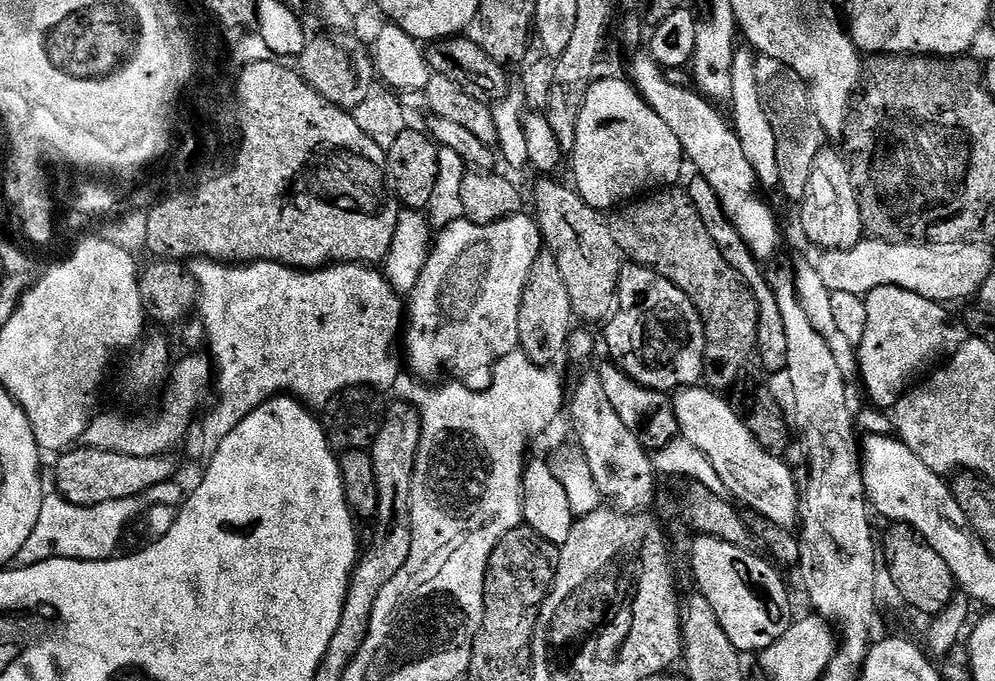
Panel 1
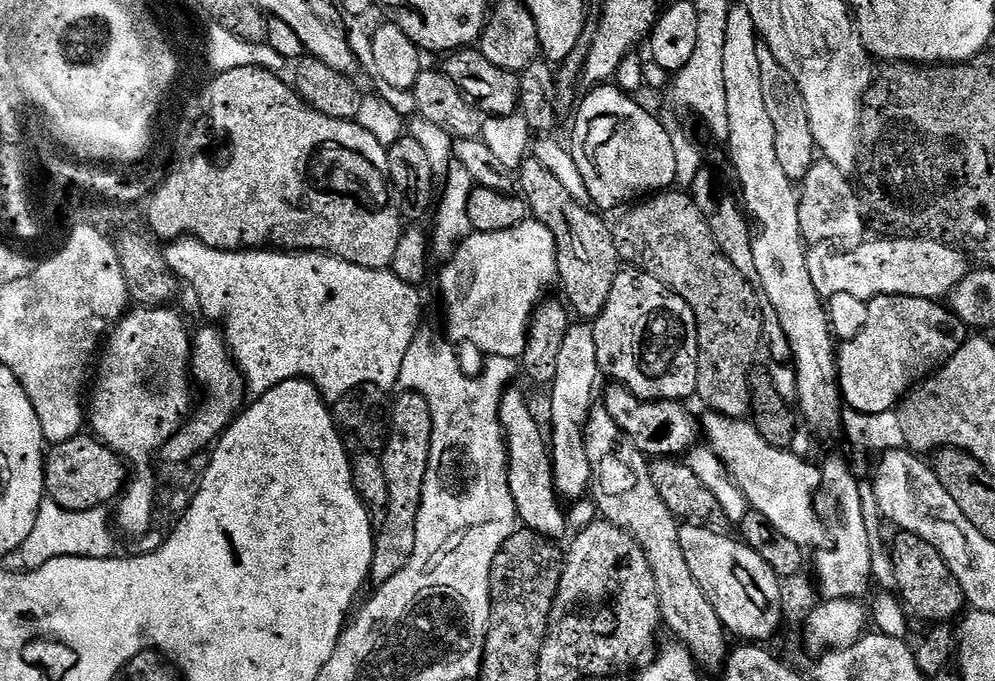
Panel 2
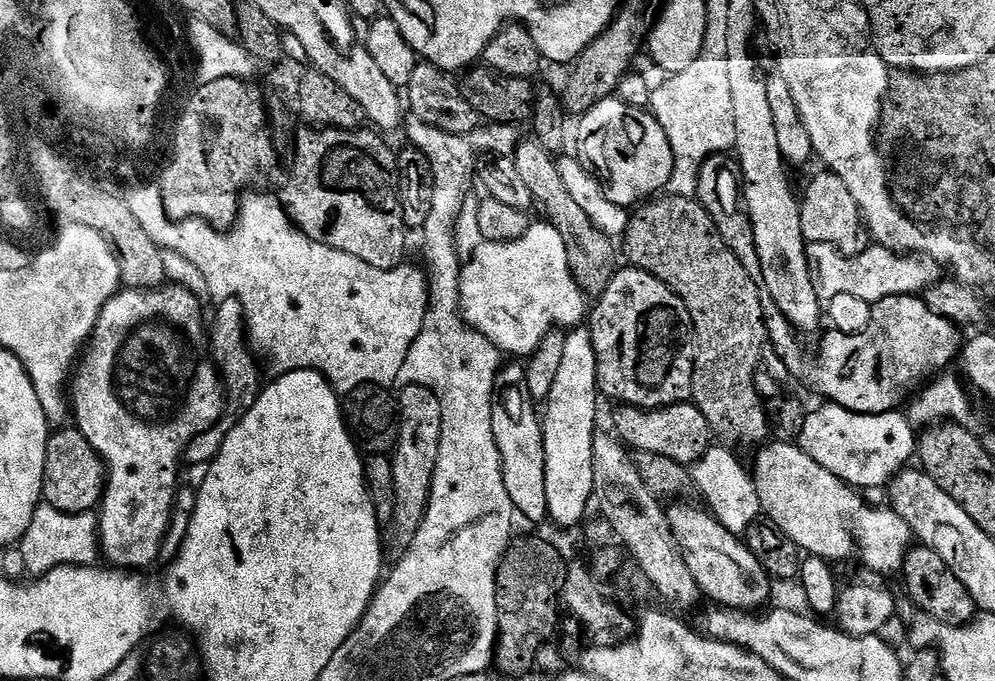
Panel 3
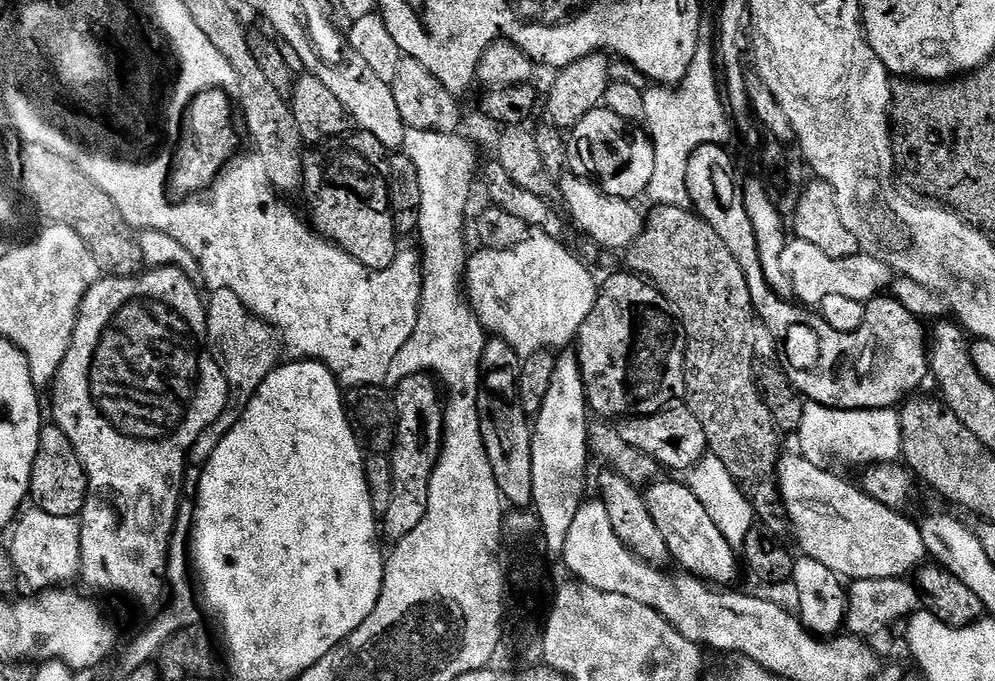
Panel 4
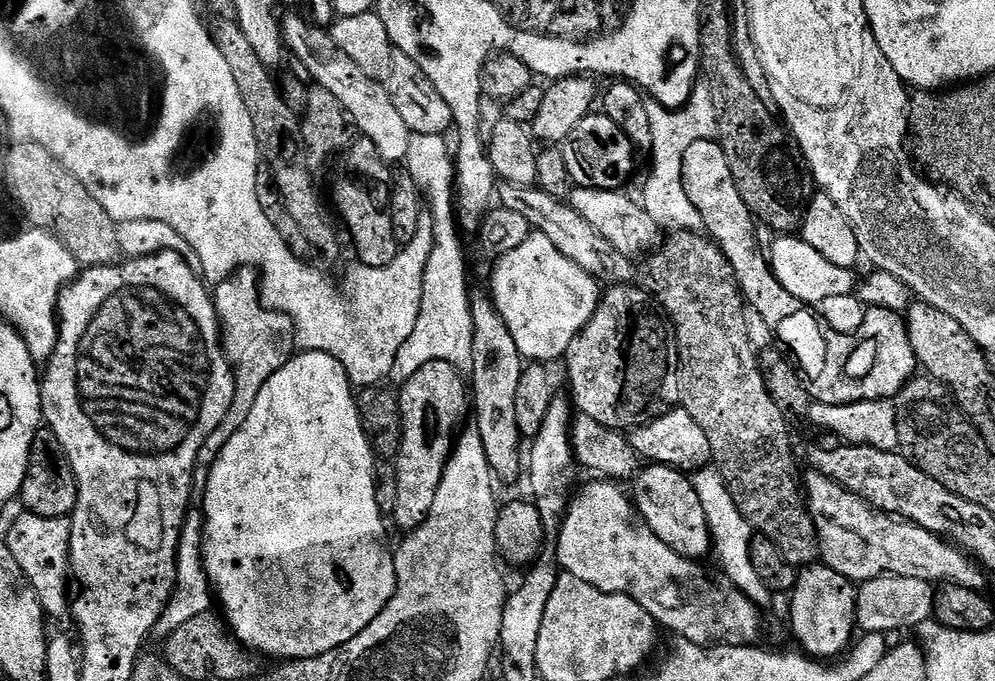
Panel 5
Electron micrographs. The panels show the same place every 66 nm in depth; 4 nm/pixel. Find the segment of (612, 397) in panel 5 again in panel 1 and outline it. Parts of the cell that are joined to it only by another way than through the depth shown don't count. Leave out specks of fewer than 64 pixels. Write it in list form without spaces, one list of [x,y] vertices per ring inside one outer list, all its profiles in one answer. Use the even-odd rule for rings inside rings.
[[[625,263],[620,269],[620,292],[616,295],[616,313],[608,319],[604,332],[604,344],[608,347],[611,363],[623,370],[634,382],[655,392],[675,393],[701,383],[704,374],[704,327],[698,310],[690,298],[674,282],[662,278],[641,264]]]

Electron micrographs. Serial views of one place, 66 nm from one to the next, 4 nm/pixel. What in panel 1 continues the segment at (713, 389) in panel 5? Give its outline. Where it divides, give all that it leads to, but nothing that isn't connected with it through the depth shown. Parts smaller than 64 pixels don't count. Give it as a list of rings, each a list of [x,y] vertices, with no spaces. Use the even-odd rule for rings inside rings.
[[[656,190],[621,207],[610,220],[614,242],[618,242],[621,253],[631,263],[662,274],[662,278],[674,282],[678,290],[688,295],[704,327],[703,383],[724,394],[739,378],[744,363],[753,359],[760,321],[758,308],[742,276],[726,262],[710,238],[687,191],[674,191],[678,190]]]

